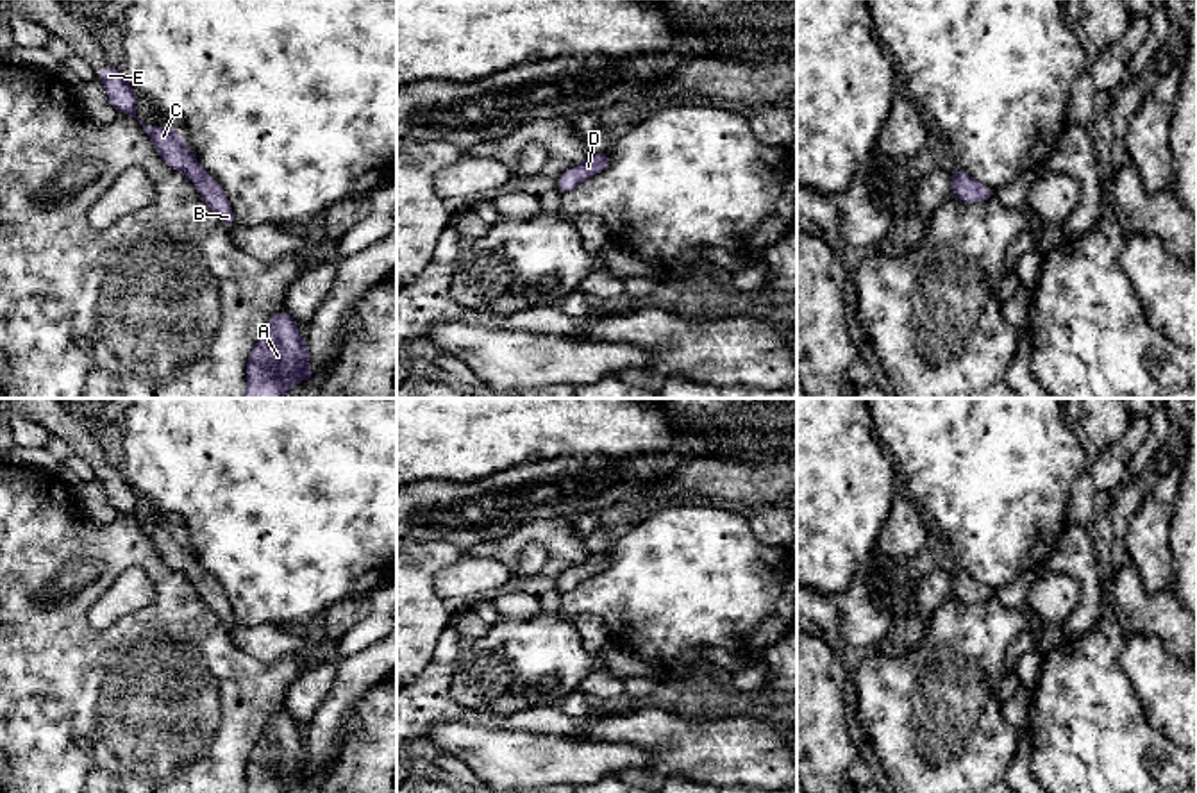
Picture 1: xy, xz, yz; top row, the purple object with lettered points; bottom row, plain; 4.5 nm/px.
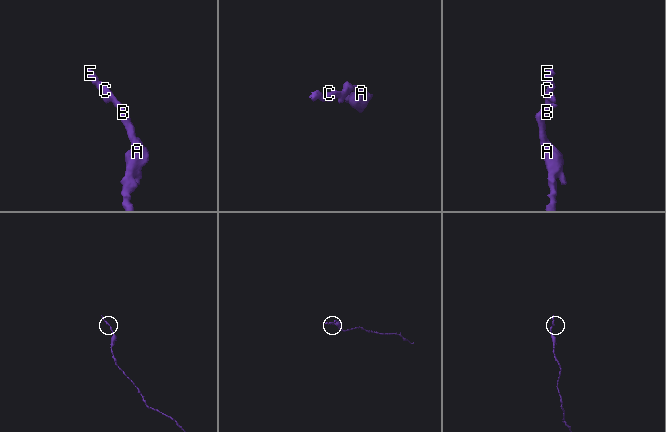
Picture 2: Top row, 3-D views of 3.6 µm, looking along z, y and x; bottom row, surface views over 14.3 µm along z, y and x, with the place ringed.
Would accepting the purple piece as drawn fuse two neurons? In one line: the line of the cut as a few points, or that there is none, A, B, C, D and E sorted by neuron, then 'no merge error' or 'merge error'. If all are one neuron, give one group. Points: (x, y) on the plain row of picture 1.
no cut; A B C D E; no merge error

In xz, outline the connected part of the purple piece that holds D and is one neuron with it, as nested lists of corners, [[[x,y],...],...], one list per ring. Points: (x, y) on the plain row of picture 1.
[[[591,552],[591,555],[577,566],[565,570],[556,584],[556,589],[565,593],[577,588],[582,580],[602,573],[609,564],[609,555],[604,552]]]

